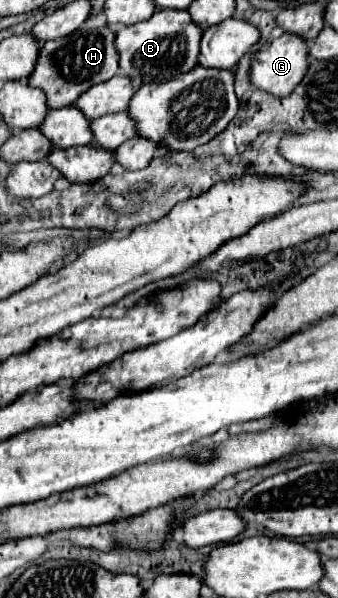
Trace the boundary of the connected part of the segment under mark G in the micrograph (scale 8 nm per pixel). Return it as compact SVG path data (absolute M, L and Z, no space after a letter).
M285 33L279 39L269 43L269 49L261 49L253 55L251 61L251 81L255 87L275 93L277 97L287 97L293 93L295 85L299 85L303 81L303 77L309 71L309 47L307 41L295 33Z

